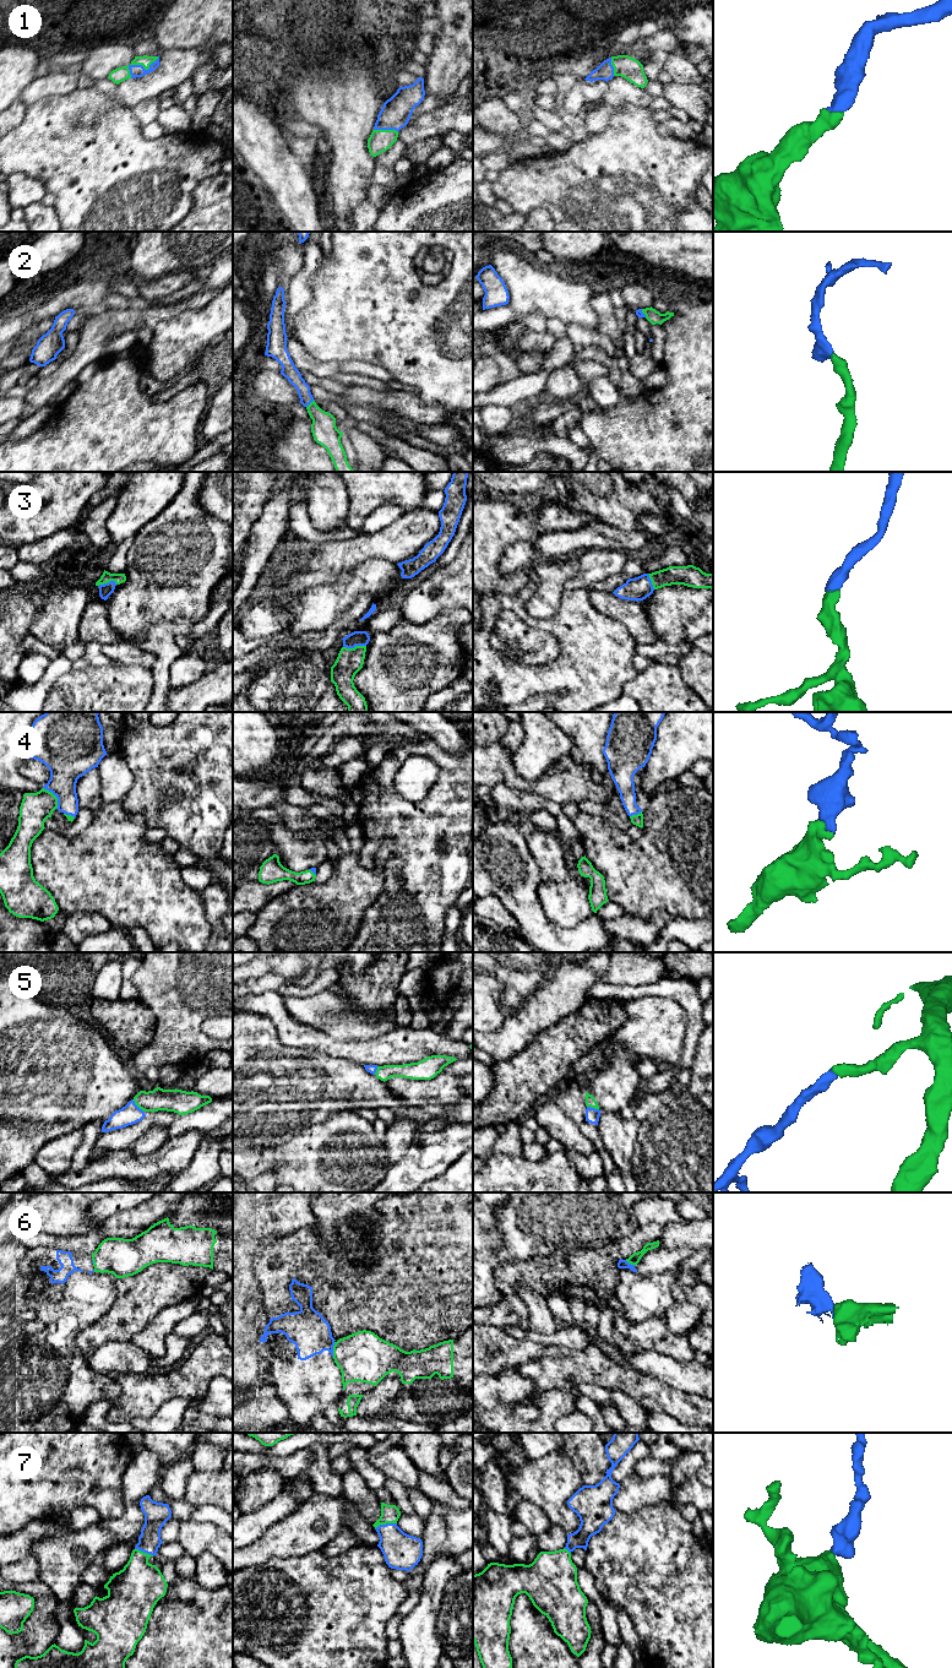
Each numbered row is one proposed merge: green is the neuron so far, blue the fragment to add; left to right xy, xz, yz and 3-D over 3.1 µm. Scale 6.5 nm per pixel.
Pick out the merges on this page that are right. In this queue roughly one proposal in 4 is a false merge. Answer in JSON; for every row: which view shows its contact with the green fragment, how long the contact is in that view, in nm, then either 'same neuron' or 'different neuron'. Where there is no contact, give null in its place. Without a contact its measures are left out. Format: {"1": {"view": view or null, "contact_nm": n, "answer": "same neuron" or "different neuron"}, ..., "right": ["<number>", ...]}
{"1": {"view": "xy", "contact_nm": 240, "answer": "same neuron"}, "2": {"view": "xz", "contact_nm": 80, "answer": "same neuron"}, "3": {"view": "xz", "contact_nm": 150, "answer": "same neuron"}, "4": {"view": "xy", "contact_nm": 170, "answer": "same neuron"}, "5": {"view": "xy", "contact_nm": 120, "answer": "same neuron"}, "6": {"view": "xz", "contact_nm": 110, "answer": "different neuron"}, "7": {"view": "xz", "contact_nm": 150, "answer": "same neuron"}, "right": ["1", "2", "3", "4", "5", "7"]}

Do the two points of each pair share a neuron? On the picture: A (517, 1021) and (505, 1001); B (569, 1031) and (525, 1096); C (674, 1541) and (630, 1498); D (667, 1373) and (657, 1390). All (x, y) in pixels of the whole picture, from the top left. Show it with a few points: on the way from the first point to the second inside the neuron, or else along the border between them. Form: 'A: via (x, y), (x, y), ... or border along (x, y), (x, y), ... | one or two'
A: border along (533, 993), (517, 1009), (506, 1012) | two
B: via (559, 1047), (527, 1080) | one
C: border along (668, 1501), (648, 1504), (632, 1512), (616, 1512) | two
D: border along (636, 1369), (653, 1375), (687, 1394) | two

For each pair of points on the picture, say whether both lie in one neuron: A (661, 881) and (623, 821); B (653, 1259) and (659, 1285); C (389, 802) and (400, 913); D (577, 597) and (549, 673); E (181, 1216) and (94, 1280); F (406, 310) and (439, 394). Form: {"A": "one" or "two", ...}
{"A": "two", "B": "two", "C": "one", "D": "one", "E": "one", "F": "one"}

